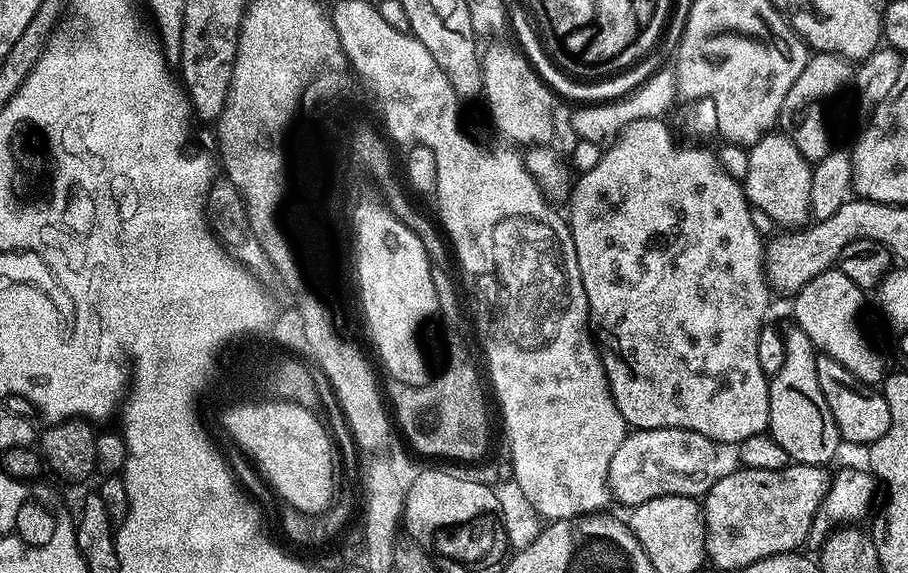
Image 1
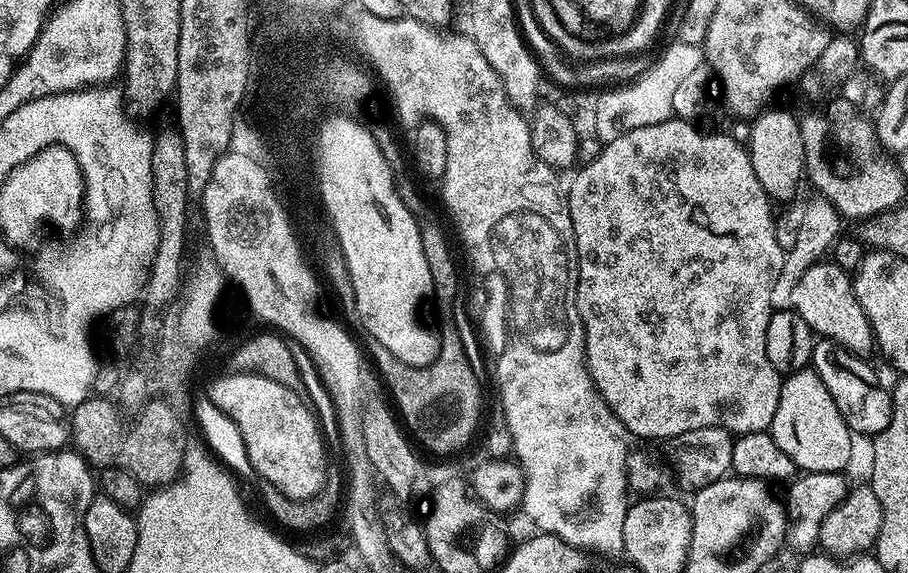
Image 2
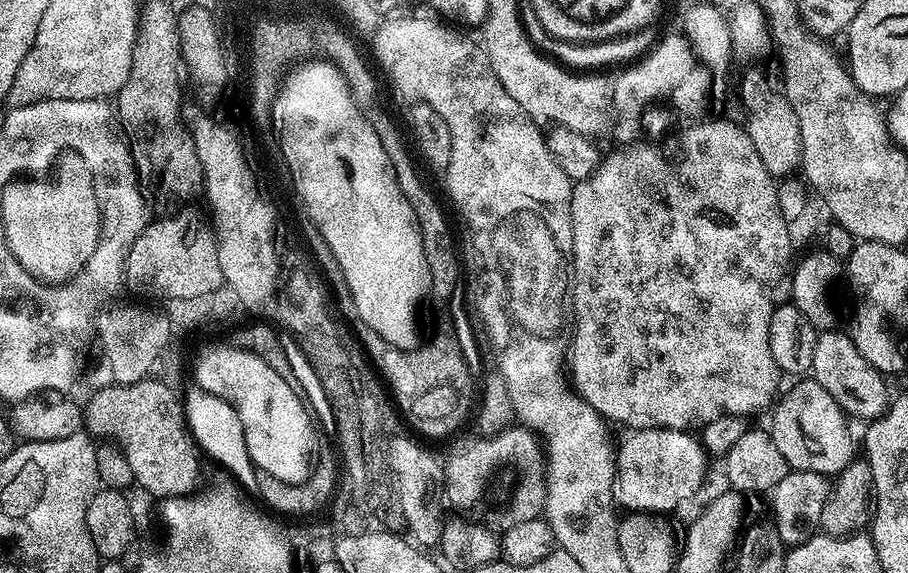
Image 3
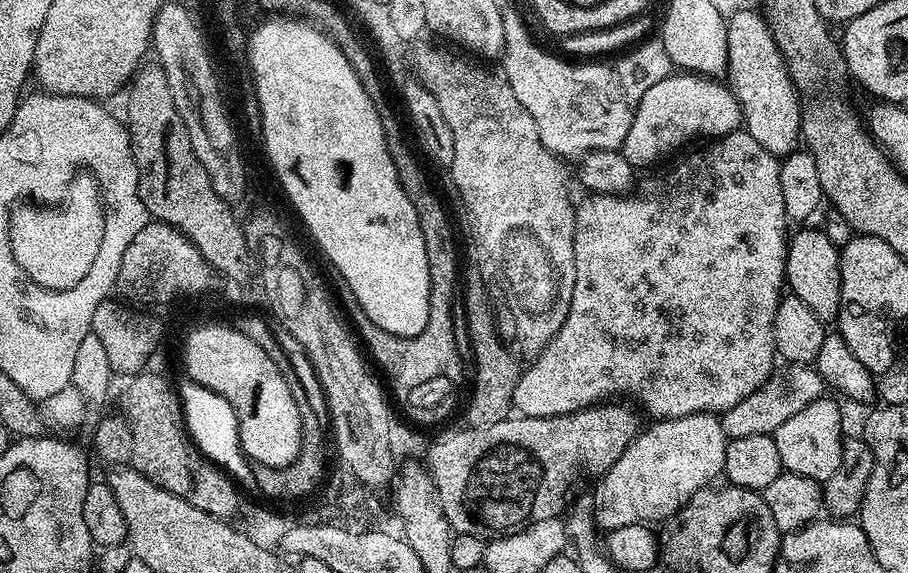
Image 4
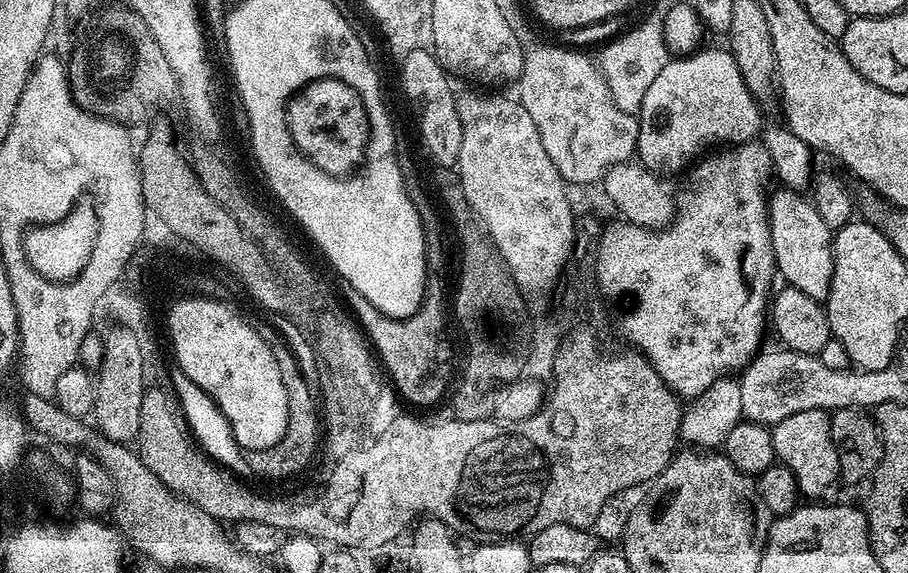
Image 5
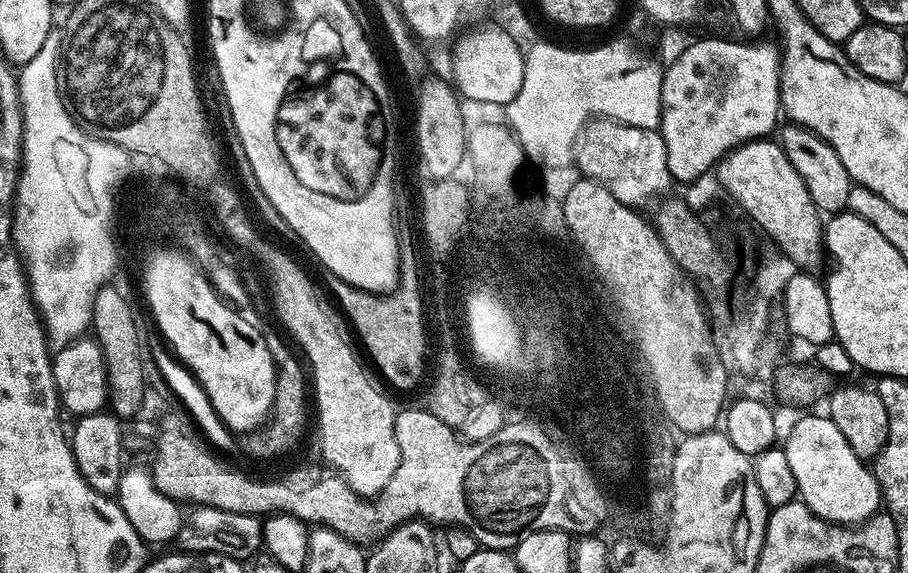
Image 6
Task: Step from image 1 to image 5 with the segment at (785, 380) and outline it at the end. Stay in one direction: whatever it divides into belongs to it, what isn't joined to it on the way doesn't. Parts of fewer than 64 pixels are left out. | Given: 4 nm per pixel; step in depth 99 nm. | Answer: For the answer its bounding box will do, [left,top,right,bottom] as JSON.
[772,410,840,498]

